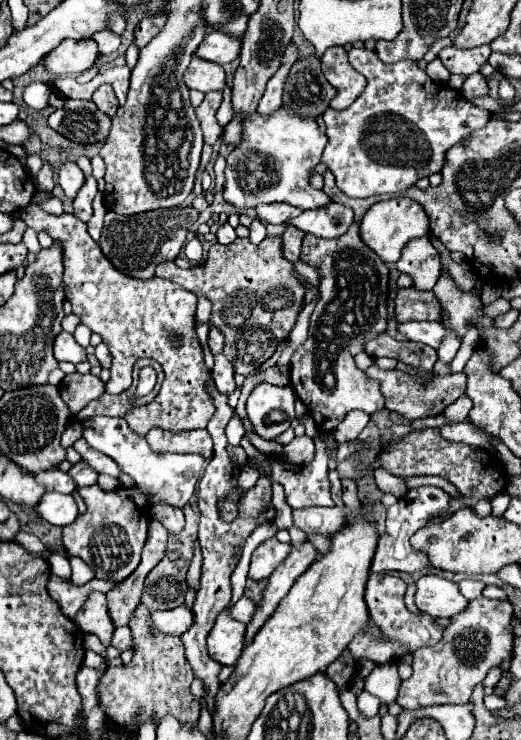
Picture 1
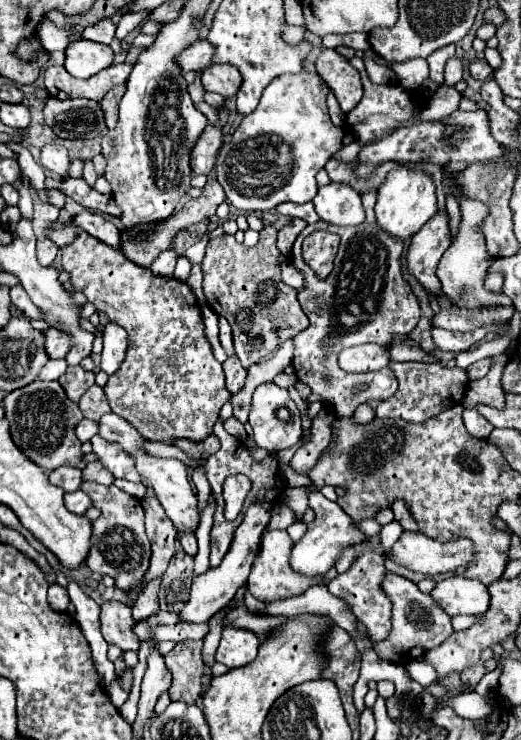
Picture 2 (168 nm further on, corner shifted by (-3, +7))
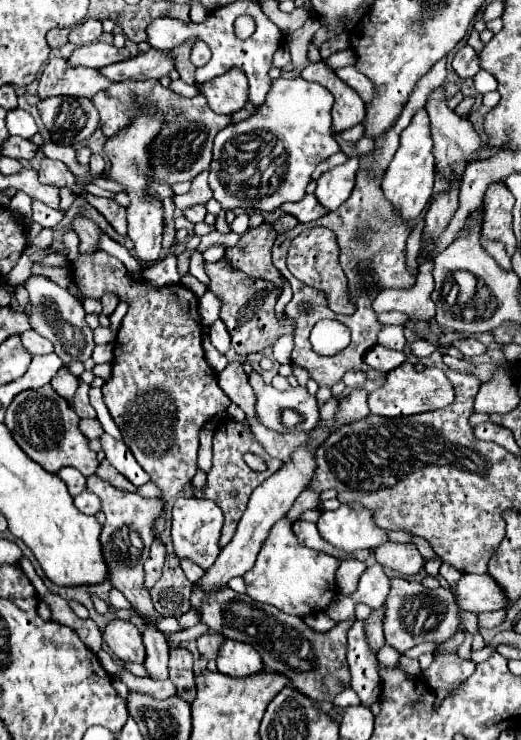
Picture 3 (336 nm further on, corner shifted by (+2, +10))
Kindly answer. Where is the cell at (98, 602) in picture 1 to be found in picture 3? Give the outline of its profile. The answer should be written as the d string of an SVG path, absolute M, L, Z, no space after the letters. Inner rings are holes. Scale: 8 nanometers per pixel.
M111 620L103 630L103 642L117 654L123 662L139 662L145 660L145 648L141 642L139 628L129 620Z

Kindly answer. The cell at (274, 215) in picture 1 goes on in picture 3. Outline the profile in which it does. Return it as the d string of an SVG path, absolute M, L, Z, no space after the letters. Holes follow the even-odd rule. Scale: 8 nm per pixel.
M305 194L305 198L303 200L299 200L299 202L287 202L287 204L283 204L281 206L281 210L285 212L285 214L291 214L291 216L295 216L299 222L303 222L303 224L307 224L307 222L313 222L313 220L317 220L317 218L321 218L323 214L327 214L325 212L325 208L317 202L317 198L315 198L315 194Z

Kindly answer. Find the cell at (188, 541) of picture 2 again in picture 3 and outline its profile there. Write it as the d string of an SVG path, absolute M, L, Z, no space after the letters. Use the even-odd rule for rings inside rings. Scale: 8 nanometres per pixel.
M181 558L181 568L185 572L185 576L191 580L191 582L197 582L199 576L203 576L203 568L199 564L195 564L191 558Z

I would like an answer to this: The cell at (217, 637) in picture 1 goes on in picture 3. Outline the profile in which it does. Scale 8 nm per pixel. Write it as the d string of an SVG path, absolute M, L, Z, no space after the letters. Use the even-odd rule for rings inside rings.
M223 640L219 648L219 656L217 656L217 668L221 674L245 678L245 676L261 672L265 666L257 650L253 650L253 646L245 642Z

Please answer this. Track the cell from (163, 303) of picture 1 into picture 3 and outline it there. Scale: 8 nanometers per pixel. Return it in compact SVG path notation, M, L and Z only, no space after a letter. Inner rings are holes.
M103 250L79 254L71 266L73 282L85 290L87 298L115 294L127 302L129 310L117 332L113 348L113 374L103 384L103 400L123 432L139 466L161 490L163 512L155 528L155 540L161 540L167 522L167 502L173 500L185 482L197 472L197 450L201 428L217 414L229 408L229 398L217 384L217 376L207 366L201 348L203 324L197 310L197 296L183 284L153 286L145 278L129 276L123 262Z

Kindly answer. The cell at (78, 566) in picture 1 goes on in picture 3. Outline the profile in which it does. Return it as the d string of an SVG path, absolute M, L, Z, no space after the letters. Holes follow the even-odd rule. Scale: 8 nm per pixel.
M115 588L109 592L109 601L110 605L116 609L131 609L129 601Z

